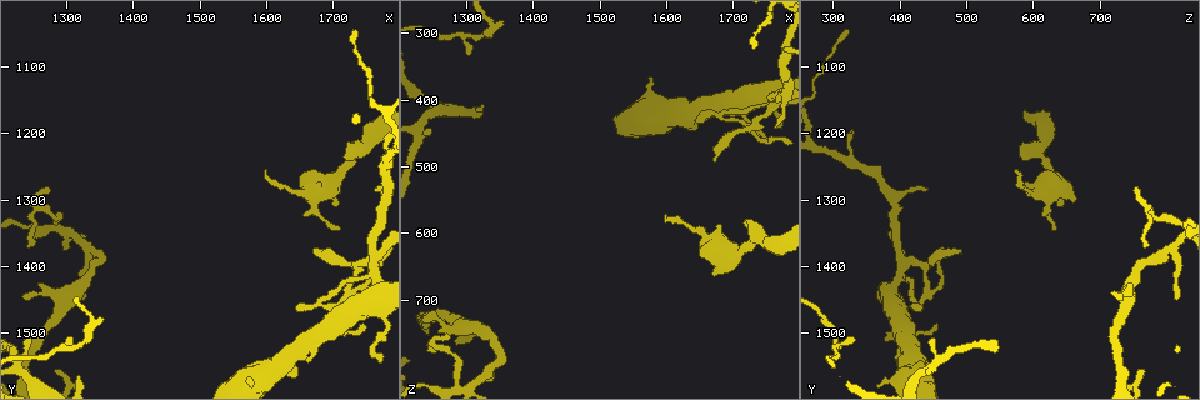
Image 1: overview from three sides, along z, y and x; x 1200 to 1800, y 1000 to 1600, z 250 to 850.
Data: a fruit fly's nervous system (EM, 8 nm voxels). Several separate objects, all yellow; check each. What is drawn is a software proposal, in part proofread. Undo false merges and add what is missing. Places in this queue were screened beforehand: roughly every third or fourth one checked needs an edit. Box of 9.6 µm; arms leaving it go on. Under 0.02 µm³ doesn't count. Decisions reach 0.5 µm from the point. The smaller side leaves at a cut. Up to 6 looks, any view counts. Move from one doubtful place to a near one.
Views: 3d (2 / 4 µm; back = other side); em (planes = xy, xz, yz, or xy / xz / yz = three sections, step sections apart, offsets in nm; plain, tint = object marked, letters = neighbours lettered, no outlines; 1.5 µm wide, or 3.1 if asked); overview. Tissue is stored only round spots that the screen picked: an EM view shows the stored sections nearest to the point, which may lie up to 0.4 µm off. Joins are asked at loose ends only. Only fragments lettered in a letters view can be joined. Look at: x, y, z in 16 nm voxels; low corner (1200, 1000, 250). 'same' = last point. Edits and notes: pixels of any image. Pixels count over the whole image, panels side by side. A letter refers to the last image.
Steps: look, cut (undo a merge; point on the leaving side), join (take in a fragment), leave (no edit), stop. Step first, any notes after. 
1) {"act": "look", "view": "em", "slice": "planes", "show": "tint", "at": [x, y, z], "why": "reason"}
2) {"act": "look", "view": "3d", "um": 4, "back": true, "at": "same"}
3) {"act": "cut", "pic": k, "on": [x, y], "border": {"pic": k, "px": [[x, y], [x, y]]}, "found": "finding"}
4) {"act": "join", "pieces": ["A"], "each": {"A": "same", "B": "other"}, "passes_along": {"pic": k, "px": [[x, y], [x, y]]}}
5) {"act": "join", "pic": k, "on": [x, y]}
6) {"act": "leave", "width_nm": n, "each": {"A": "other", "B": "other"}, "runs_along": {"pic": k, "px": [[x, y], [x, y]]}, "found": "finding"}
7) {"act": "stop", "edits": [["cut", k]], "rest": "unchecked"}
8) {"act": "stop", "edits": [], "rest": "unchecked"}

{"act": "look", "view": "em", "um": 3.1, "slice": "xz", "step": 16, "show": "letters", "at": [1705, 1345, 630], "why": "free end"}

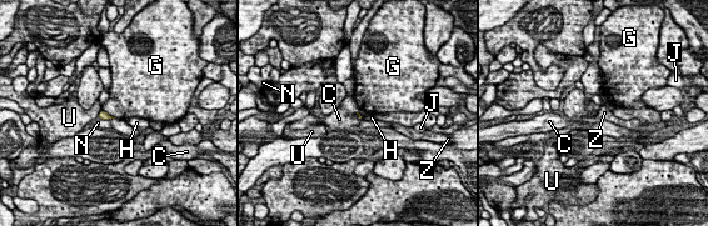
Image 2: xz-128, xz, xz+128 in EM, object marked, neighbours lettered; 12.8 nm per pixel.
{"act": "look", "view": "em", "um": 3.1, "slice": "planes", "show": "letters", "at": "same", "why": "another direction"}

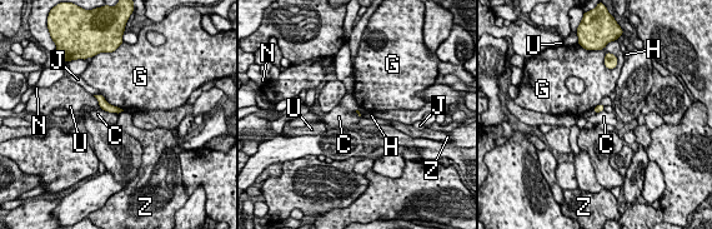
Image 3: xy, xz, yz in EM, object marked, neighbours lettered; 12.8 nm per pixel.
{"act": "leave", "each": {"C": "other", "G": "other", "H": "other", "J": "other", "N": "other", "U": "other", "Z": "other"}, "border": {"pic": 3, "px": [[101, 108], [118, 114]]}, "found": "no lettered fragment goes on from it"}

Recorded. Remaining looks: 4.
{"act": "look", "view": "3d", "um": 4, "at": [1595, 1255, 570], "why": "branch stops here"}

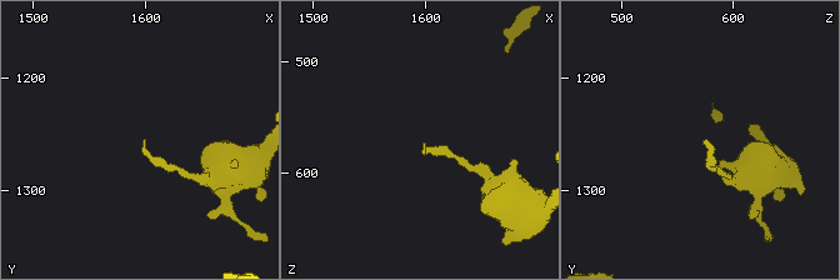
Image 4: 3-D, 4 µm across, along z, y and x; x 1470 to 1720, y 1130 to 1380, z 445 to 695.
{"act": "look", "view": "em", "slice": "planes", "show": "letters", "at": [1600, 1258, 572], "why": "shape alone is not enough"}

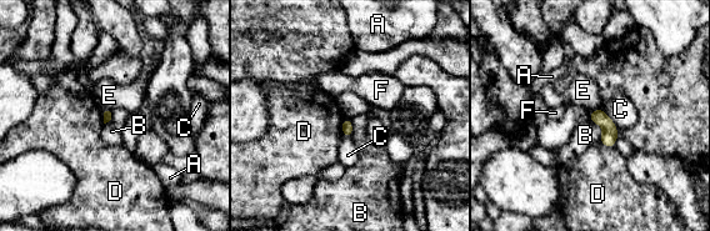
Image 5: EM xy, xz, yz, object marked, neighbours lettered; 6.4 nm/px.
{"act": "leave", "longest_contact_nm": ["B", 160], "each": {"A": "other", "B": "other", "C": "other", "D": "other", "E": "other", "F": "other"}, "border": {"pic": 5, "px": [[590, 119], [601, 127], [600, 140]]}, "found": "no lettered fragment goes on from it"}

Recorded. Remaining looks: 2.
{"act": "look", "view": "em", "slice": "xy", "step": 8, "show": "letters", "at": [1650, 1465, 430], "why": "branch stops here"}

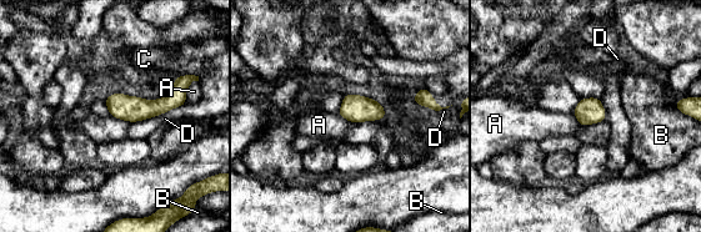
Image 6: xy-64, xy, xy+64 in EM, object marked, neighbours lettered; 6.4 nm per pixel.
{"act": "leave", "width_nm": 170, "each": {"A": "other", "B": "other", "C": "other", "D": "other"}, "runs_along": {"pic": 6, "px": [[180, 99], [160, 106], [109, 102]]}, "found": "no lettered fragment goes on from it"}

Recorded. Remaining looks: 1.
{"act": "stop", "edits": [], "rest": "unchecked"}

